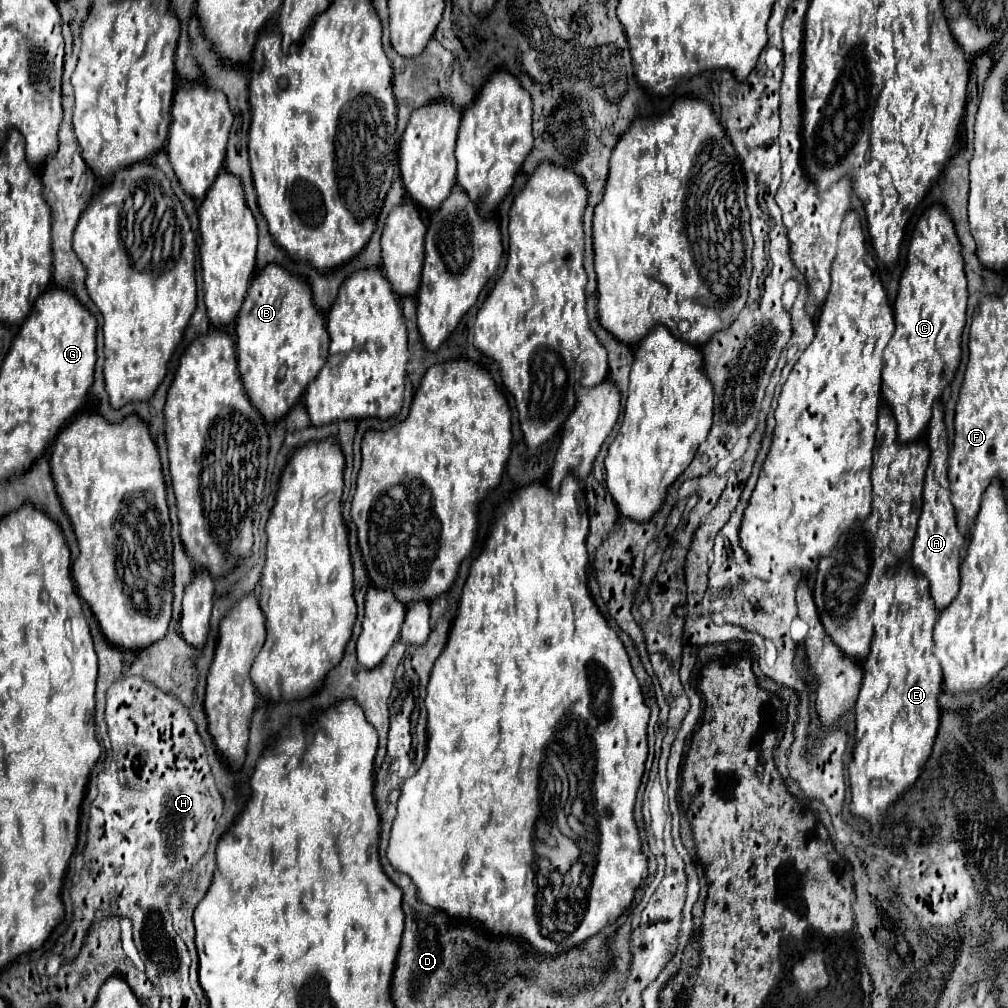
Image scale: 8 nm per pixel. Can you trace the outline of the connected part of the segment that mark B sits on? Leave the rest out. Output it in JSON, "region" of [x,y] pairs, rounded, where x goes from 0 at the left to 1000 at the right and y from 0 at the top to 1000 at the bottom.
{"region":[[[275,261],[259,267],[247,283],[243,301],[235,314],[235,366],[249,400],[263,414],[263,418],[277,418],[285,412],[285,408],[305,386],[307,378],[316,370],[316,366],[320,366],[324,350],[326,334],[322,313],[311,301],[311,289],[307,281],[295,273],[289,273]]]}

